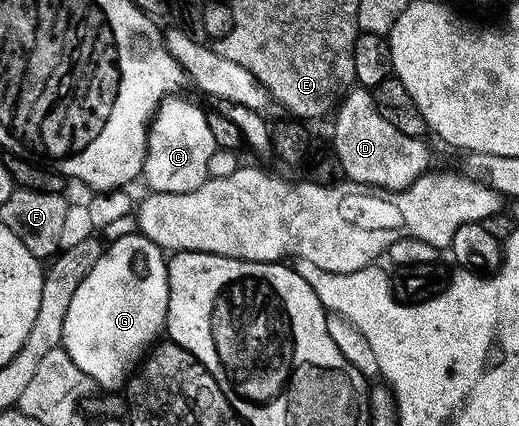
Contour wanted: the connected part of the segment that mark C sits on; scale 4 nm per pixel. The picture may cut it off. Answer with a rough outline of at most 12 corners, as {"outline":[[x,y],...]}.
{"outline":[[166,96],[149,121],[143,180],[187,194],[218,146],[206,109]]}

